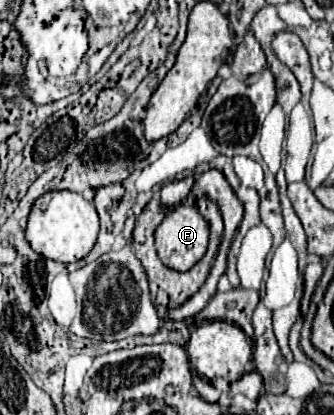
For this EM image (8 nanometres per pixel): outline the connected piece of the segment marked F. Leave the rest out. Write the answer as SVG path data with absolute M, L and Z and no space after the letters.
M180 204L174 210L170 210L168 216L164 218L164 222L156 228L156 250L158 250L158 256L164 262L164 266L168 266L176 272L186 272L194 264L198 264L208 248L208 230L210 230L208 222L202 218L202 214L198 212L196 206Z

